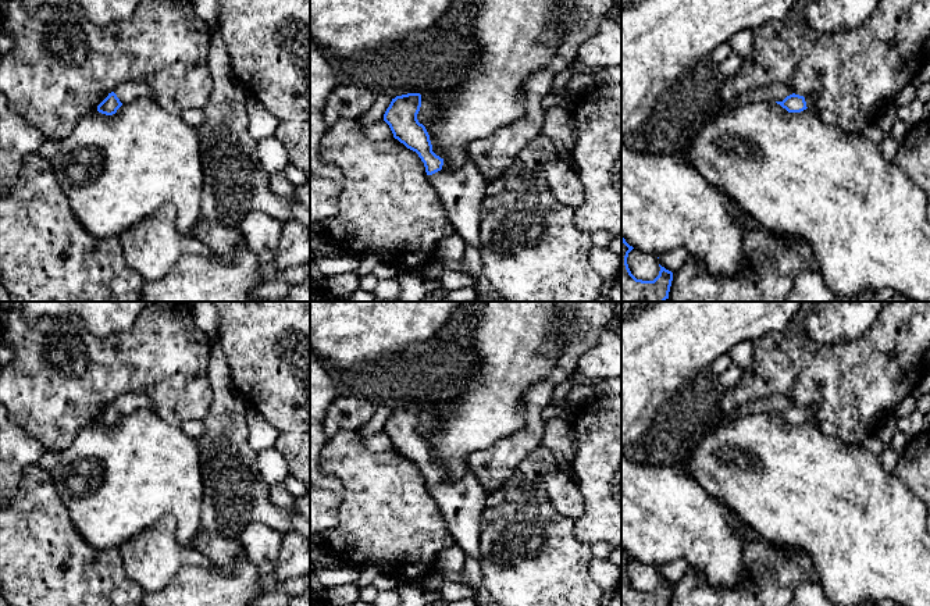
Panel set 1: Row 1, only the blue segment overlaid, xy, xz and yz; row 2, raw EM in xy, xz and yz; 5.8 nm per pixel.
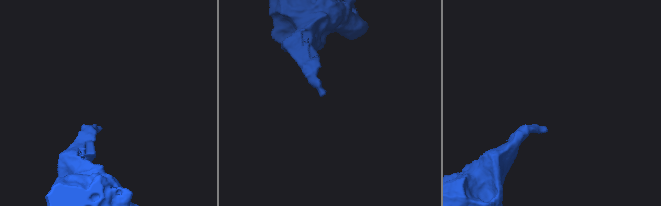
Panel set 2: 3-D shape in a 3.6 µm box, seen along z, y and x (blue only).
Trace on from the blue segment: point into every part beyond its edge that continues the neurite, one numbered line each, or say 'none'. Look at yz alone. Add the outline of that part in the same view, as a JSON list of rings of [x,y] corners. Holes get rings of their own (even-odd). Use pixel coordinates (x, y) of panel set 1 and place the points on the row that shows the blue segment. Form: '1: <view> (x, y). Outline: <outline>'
1: yz (774, 92). Outline: [[[770,83],[742,93],[740,97],[730,101],[730,107],[735,108],[753,101],[783,101],[790,95],[792,95],[790,88],[781,83]]]

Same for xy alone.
1: xy (127, 92). Outline: [[[124,82],[114,89],[114,93],[122,104],[131,103],[140,97],[154,97],[153,90],[140,82]]]

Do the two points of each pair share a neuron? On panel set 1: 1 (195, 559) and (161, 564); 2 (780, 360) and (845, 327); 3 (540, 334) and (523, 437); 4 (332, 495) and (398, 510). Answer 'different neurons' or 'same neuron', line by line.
1: same neuron
2: different neurons
3: different neurons
4: different neurons

